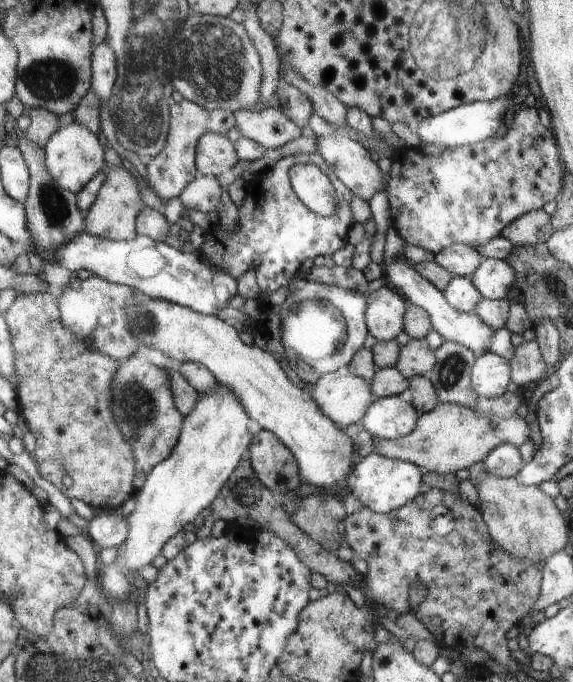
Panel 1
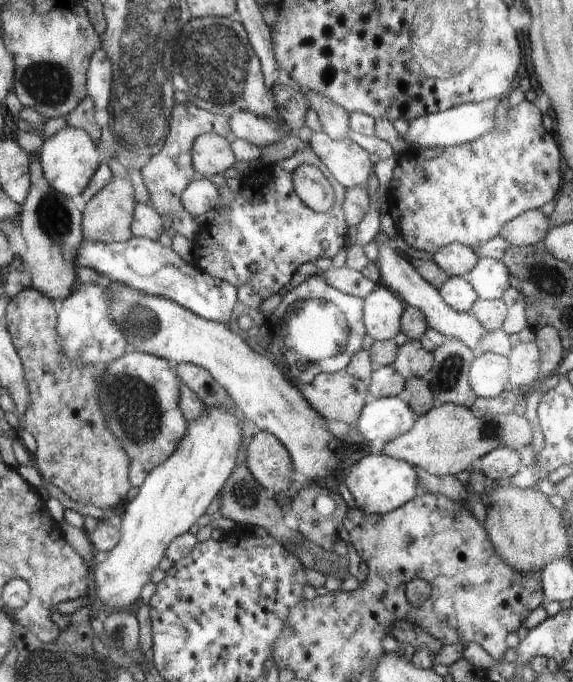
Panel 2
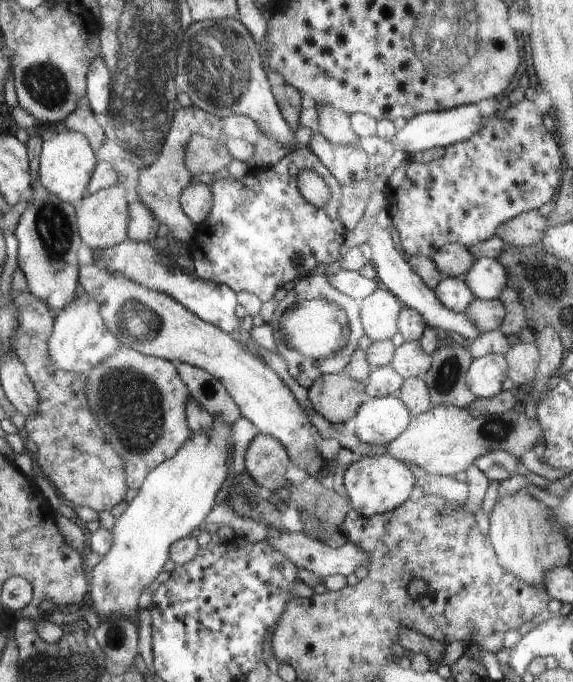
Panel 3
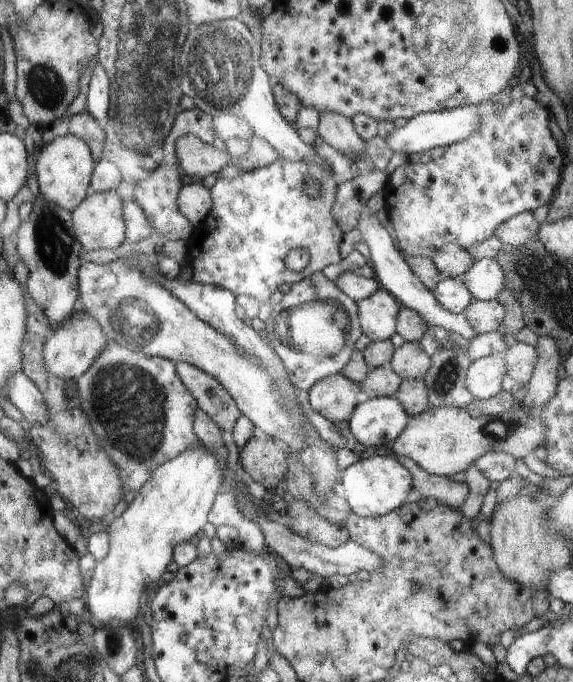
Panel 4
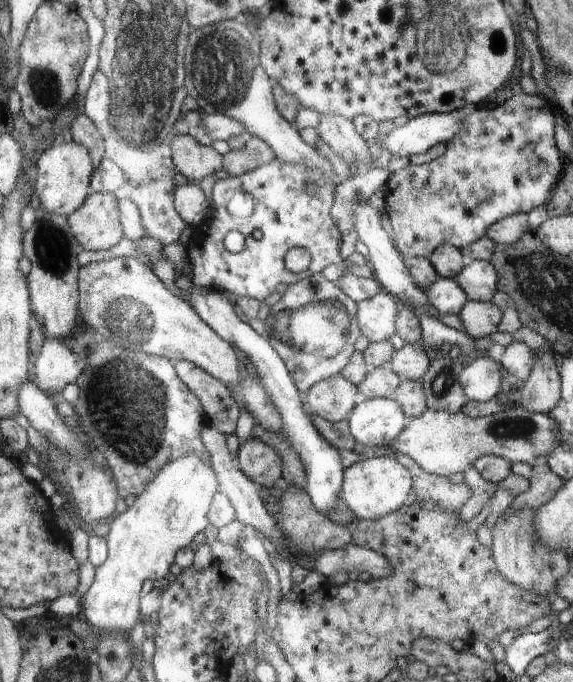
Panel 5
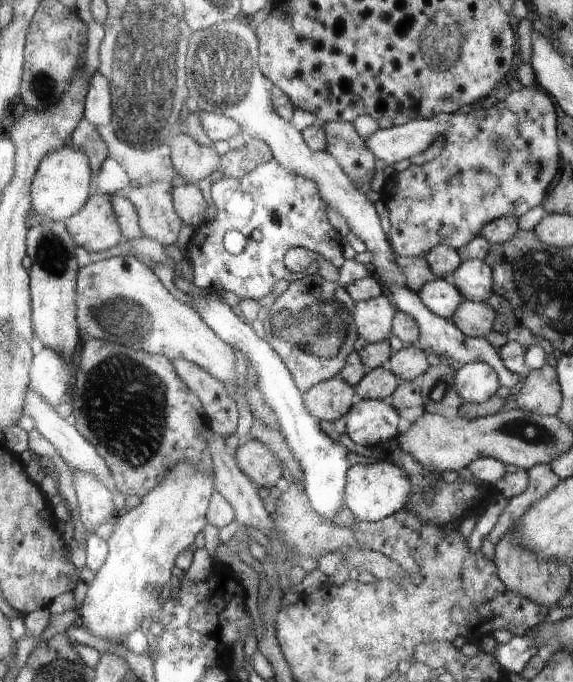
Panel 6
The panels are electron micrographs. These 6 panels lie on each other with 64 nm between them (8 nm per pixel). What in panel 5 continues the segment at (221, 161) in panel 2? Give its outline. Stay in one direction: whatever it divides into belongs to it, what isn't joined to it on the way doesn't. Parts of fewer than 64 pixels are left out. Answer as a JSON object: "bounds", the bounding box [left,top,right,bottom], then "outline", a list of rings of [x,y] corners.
{"bounds":[170,135,222,183],"outline":[[[176,135],[170,141],[176,171],[196,183],[222,166],[222,156],[214,147],[198,144],[192,135]]]}

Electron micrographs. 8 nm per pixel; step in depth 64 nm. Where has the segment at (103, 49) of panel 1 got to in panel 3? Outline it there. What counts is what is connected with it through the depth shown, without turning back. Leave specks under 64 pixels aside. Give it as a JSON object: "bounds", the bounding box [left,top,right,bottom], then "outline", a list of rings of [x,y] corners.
{"bounds":[87,54,111,117],"outline":[[[102,54],[96,58],[88,75],[89,95],[87,100],[94,112],[100,117],[104,115],[110,106],[111,73],[102,58]]]}

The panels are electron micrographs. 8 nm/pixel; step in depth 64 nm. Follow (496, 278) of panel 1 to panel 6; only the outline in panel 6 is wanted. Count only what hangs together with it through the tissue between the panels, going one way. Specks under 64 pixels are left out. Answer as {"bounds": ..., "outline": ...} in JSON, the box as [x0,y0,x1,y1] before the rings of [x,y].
{"bounds":[452,259,494,303],"outline":[[[480,259],[463,261],[453,276],[452,283],[463,294],[463,299],[475,303],[486,303],[493,295],[494,276],[489,264]]]}

